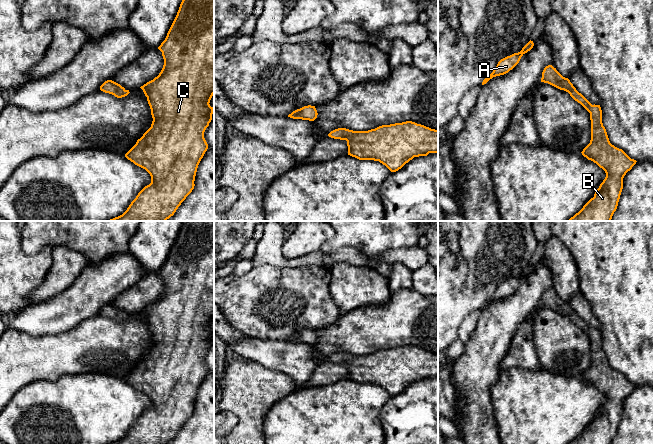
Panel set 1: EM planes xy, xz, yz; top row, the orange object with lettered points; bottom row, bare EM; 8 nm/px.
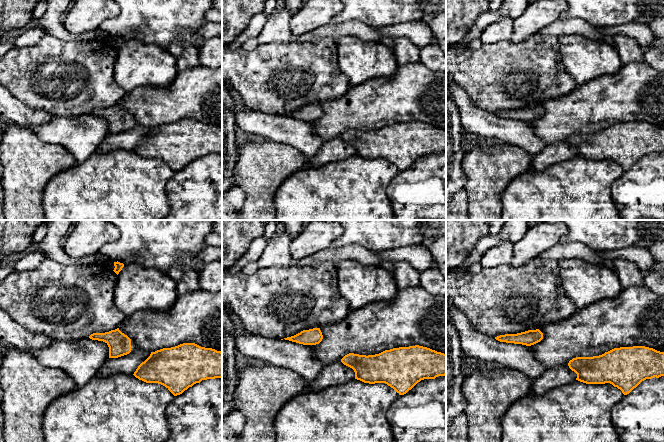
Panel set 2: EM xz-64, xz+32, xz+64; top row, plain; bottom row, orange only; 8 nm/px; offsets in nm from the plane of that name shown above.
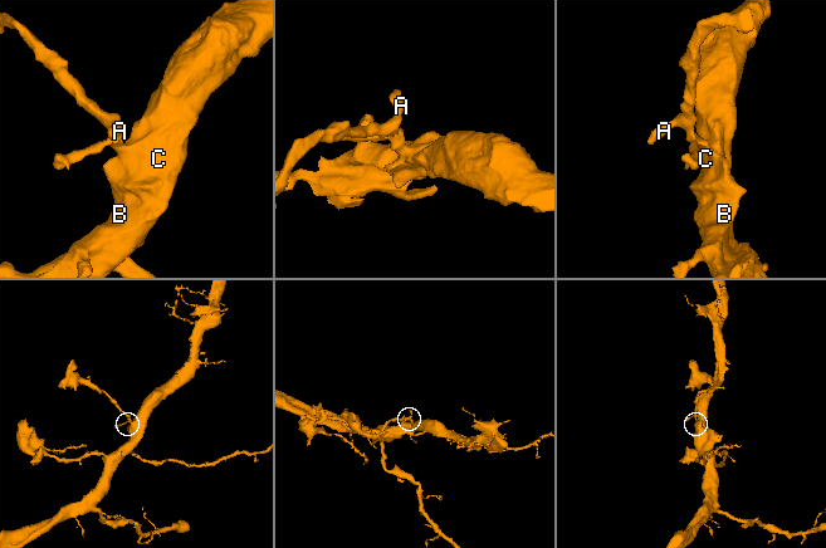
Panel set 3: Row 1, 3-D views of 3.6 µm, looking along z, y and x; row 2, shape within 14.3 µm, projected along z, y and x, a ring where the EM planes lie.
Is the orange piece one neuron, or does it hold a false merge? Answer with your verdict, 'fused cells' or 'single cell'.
single cell

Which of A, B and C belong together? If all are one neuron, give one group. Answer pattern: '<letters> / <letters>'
A B C

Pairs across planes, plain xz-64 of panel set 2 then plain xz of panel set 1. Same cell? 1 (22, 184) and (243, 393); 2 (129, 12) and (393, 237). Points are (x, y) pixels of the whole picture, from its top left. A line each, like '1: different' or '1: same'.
1: same
2: same

